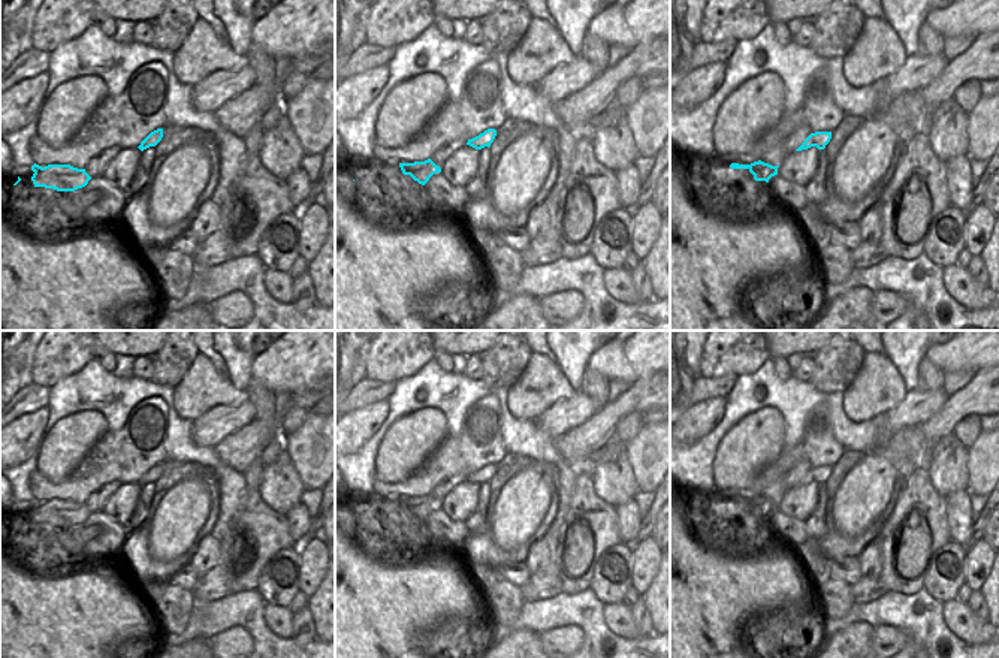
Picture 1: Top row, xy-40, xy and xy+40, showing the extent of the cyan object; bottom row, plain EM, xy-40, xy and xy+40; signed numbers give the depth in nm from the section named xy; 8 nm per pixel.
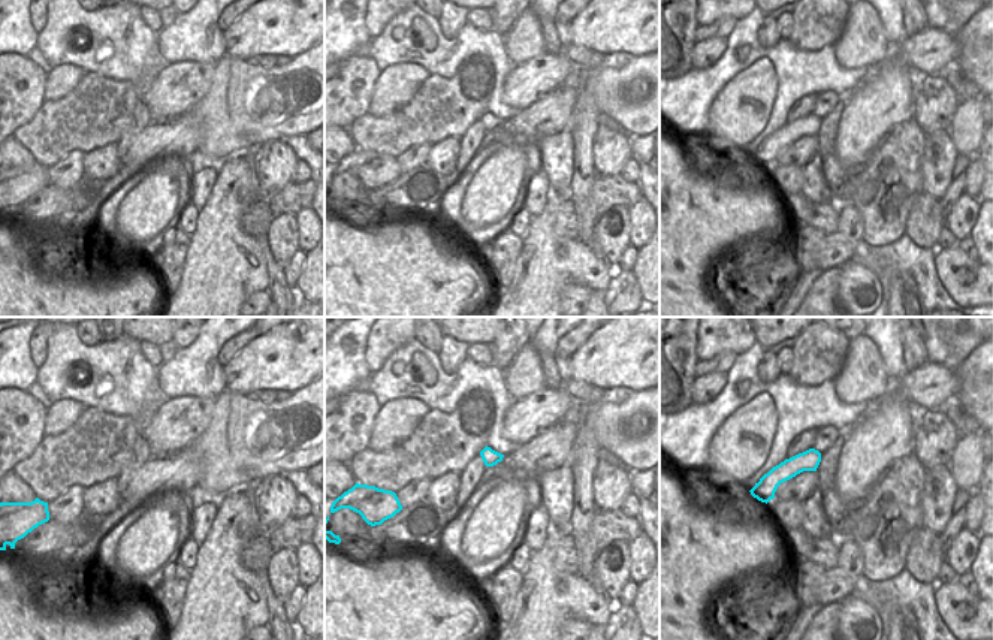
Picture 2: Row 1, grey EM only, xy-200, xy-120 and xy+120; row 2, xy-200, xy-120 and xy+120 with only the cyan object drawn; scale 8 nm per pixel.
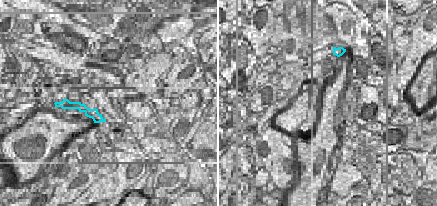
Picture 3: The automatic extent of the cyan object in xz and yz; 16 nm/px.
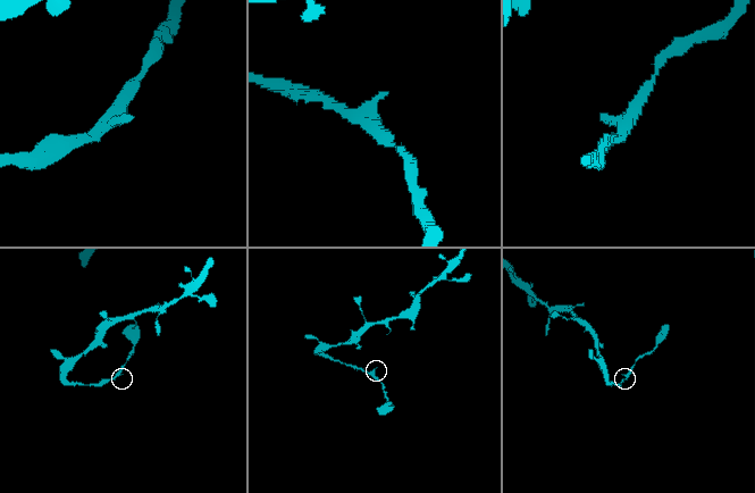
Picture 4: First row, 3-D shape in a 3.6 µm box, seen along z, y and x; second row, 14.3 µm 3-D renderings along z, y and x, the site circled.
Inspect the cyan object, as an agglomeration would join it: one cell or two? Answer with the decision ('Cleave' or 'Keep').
Keep

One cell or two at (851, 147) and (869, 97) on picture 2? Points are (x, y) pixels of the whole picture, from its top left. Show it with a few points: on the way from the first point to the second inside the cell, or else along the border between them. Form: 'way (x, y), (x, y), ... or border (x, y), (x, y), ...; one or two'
way (856, 135), (866, 121), (869, 109); one

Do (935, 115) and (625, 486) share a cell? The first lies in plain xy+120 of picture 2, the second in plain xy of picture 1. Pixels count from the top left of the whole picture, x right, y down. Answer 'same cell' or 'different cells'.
same cell

